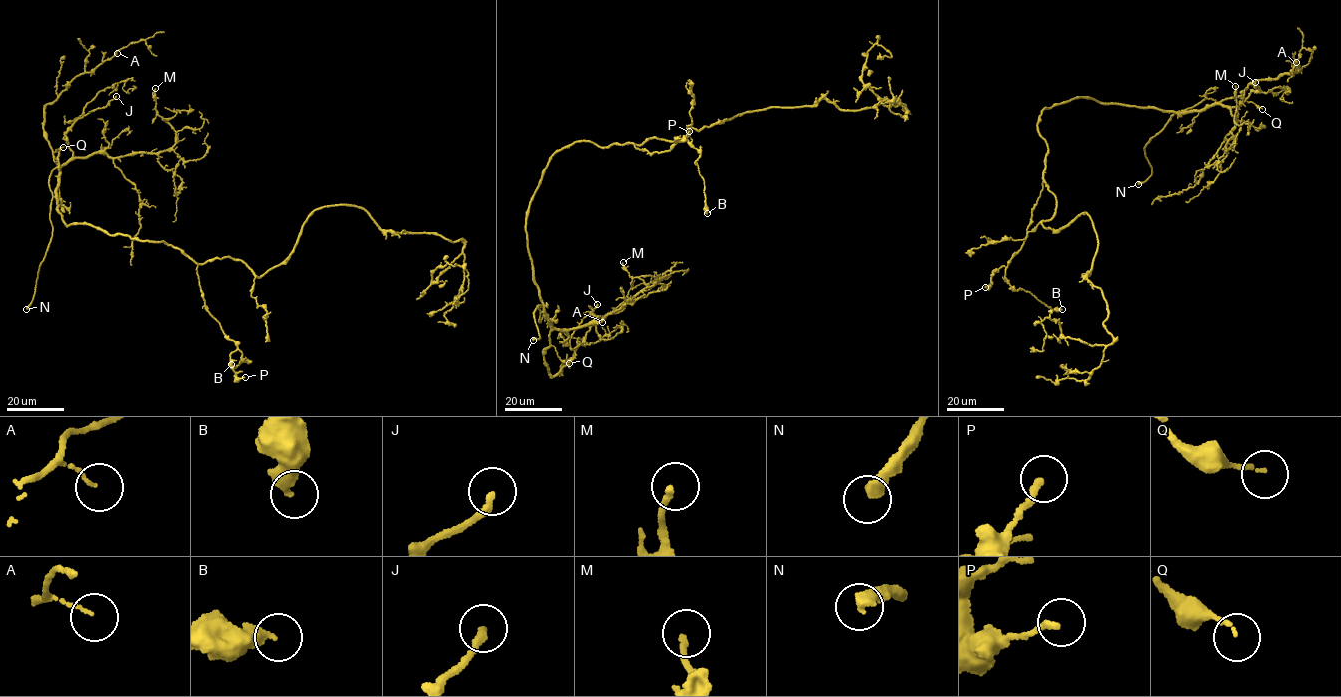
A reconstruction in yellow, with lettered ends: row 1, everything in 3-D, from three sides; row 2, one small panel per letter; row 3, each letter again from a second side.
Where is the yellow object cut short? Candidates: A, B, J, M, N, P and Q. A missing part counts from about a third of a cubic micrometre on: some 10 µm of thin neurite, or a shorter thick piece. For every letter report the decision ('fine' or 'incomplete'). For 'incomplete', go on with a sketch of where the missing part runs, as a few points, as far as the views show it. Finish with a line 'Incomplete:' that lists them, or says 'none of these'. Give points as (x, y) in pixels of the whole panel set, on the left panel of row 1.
A: fine
B: fine
J: incomplete
M: fine
N: incomplete
P: fine
Q: fine
Incomplete: J, N

